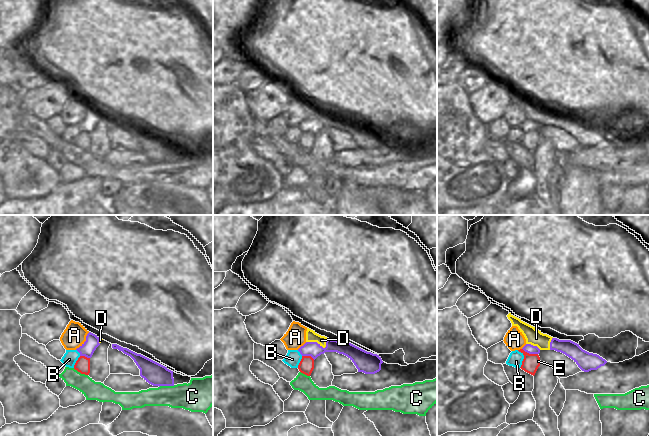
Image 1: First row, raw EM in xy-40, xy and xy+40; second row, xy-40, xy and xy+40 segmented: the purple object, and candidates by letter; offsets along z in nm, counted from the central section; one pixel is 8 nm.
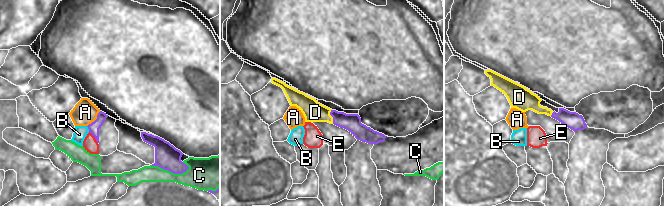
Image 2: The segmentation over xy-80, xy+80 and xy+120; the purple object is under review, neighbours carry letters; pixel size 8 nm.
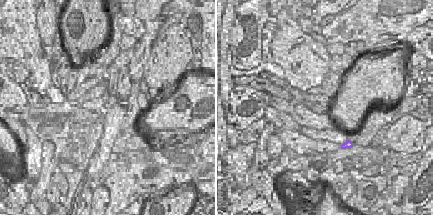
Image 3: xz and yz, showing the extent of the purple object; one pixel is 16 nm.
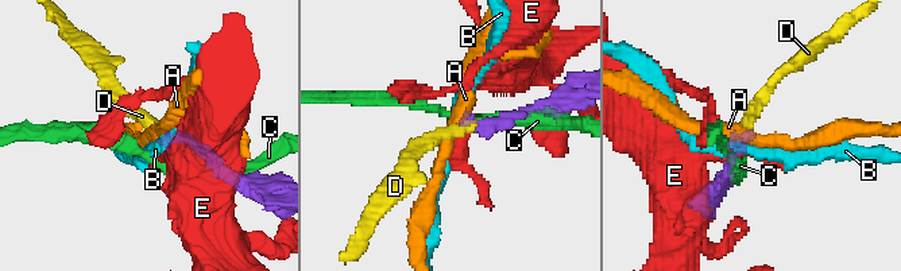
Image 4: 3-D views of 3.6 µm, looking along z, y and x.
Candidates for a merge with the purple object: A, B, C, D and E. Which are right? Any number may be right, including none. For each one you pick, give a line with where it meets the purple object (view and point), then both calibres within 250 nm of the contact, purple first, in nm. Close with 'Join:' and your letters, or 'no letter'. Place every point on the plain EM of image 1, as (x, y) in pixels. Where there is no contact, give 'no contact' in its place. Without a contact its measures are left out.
D: meets purple in xy at (319, 121); 120 nm thick on the purple side, 90 nm on the other
Join: D

